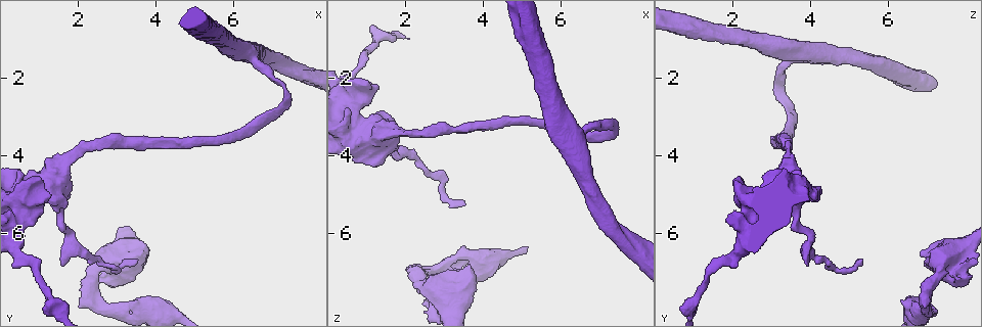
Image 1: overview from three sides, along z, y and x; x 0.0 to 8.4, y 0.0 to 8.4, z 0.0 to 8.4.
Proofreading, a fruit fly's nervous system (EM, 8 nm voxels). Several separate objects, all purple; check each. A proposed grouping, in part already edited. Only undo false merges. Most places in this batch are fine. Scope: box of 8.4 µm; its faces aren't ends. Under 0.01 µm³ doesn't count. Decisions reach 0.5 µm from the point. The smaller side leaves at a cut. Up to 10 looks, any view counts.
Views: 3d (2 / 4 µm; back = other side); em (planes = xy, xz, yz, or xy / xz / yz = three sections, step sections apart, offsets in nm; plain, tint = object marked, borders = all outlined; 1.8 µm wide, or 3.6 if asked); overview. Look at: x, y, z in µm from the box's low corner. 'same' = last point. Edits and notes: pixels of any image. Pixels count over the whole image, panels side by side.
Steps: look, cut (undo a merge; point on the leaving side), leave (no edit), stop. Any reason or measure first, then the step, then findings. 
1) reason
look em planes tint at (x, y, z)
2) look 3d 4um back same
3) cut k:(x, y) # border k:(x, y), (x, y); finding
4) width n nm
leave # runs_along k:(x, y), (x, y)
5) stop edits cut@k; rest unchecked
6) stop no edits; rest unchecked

sharp bend
look 3d 2um at (3.00, 7.00, 4.60)

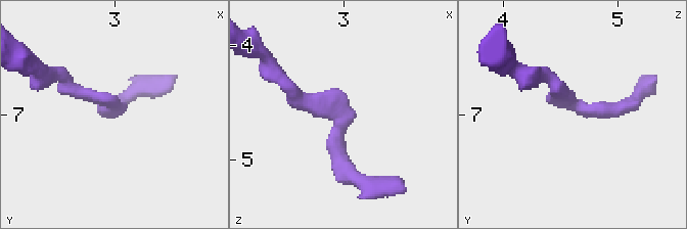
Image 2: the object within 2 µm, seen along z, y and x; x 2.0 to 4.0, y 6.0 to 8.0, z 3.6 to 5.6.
now the EM
look em xz step 16 tint at (2.98, 6.94, 4.64)

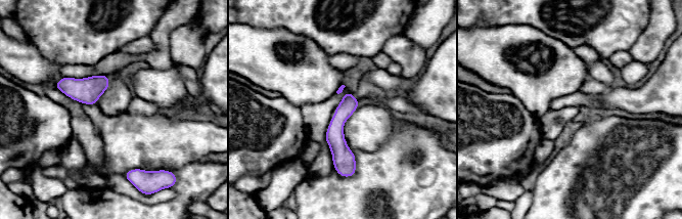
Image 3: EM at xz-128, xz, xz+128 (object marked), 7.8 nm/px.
width 140 nm
leave # runs_along 3:(350, 95), (337, 121), (348, 169); all the same neuron

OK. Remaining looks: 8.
closes a loop
look 3d 2um at (3.60, 7.65, 6.45)

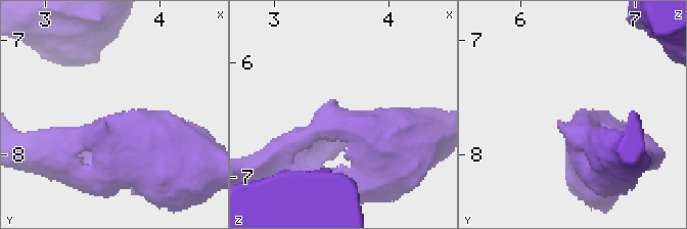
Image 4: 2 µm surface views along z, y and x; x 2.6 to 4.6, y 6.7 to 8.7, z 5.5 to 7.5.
need the tissue
look em planes tint at (3.62, 7.72, 6.44)

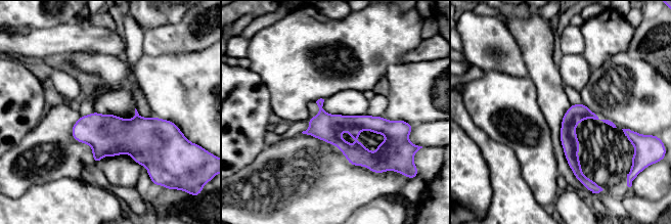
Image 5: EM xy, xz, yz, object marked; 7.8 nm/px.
width 140 nm
leave # runs_along 5:(396, 126), (334, 124), (309, 132); all the same neuron

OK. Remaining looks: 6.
sharp bend
look em 3.6um planes tint at (0.50, 5.15, 2.55)

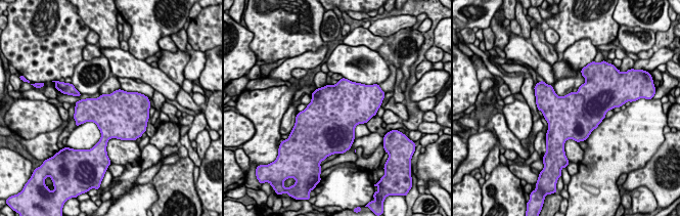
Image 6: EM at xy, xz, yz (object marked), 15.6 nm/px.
width 700 nm
leave # continuous, no second neuron

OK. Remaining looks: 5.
thin neck
look em planes tint at (7.30, 2.25, 3.25)

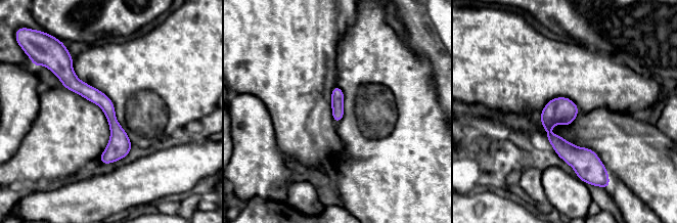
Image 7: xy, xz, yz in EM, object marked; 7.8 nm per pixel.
width 100 nm
leave # runs_along 7:(70, 63), (70, 76), (108, 109), (123, 154); one neuron here

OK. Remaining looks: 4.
stop no edits; rest unchecked

